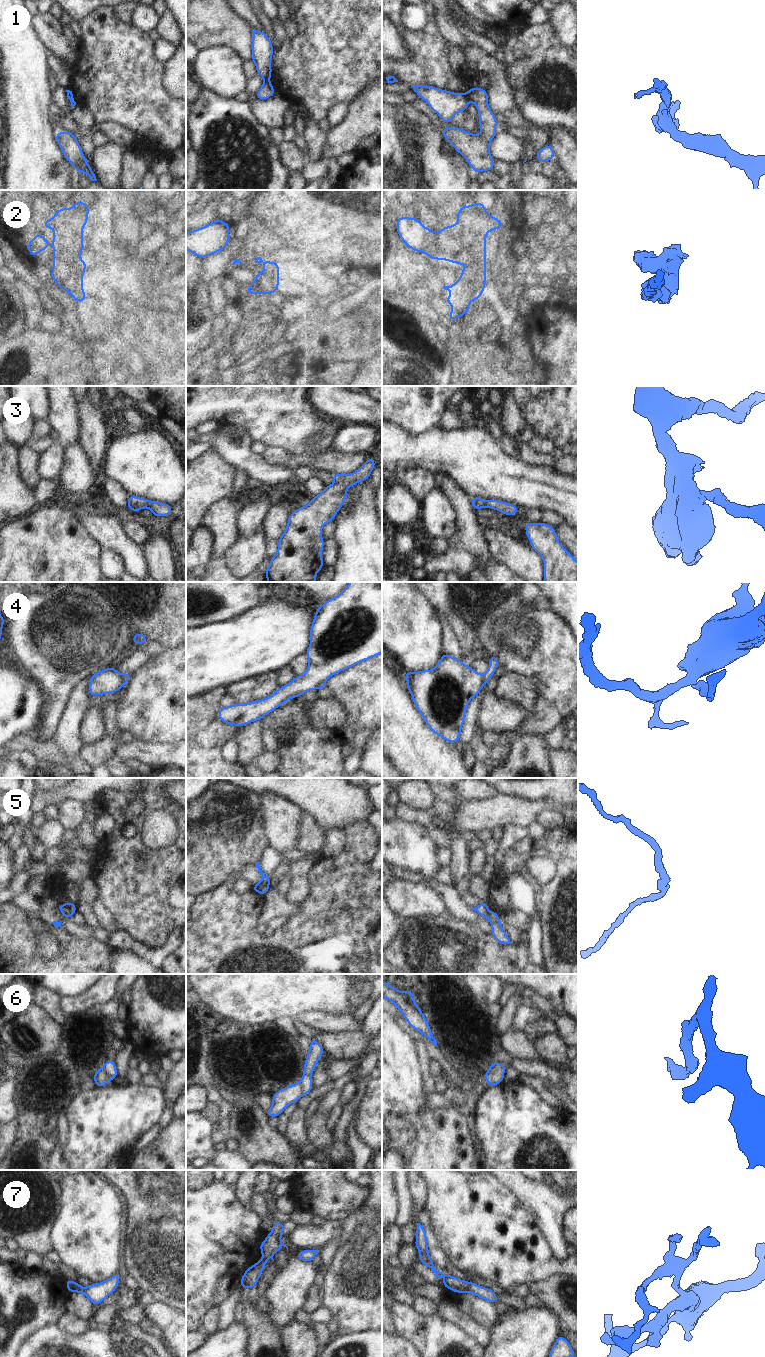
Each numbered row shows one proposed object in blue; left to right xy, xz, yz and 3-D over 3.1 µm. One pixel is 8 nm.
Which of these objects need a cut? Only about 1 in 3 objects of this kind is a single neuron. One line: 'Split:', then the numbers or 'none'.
Split: 1, 2, 4, 5, 6, 7

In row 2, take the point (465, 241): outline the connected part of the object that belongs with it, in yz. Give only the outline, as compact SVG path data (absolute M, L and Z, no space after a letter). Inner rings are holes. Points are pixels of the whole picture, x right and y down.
M473 203L461 206L457 213L457 223L444 226L438 233L425 227L419 219L397 216L396 231L411 250L423 252L433 260L443 259L447 262L462 265L462 277L468 277L469 283L476 283L484 290L486 285L486 235L491 230L502 228L501 219L488 214L485 204Z

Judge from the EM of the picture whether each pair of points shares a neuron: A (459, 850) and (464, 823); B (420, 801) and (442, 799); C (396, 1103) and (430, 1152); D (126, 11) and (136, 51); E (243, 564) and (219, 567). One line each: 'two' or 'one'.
A: two
B: two
C: one
D: two
E: two

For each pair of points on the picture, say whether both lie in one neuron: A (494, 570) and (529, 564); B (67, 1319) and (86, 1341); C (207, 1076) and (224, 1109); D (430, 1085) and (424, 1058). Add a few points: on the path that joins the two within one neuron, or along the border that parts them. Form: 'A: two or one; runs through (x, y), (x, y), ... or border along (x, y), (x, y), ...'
A: two; border along (493, 557), (497, 561), (504, 563), (512, 571)
B: two; border along (57, 1326), (69, 1333), (82, 1333), (89, 1328)
C: one; runs through (209, 1084), (212, 1094), (219, 1101)
D: one; runs through (428, 1078), (425, 1065)

